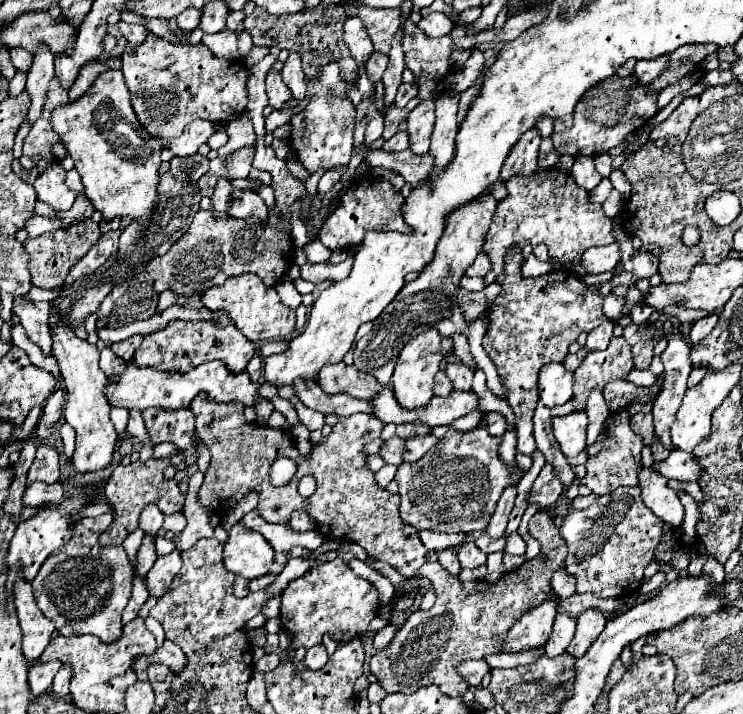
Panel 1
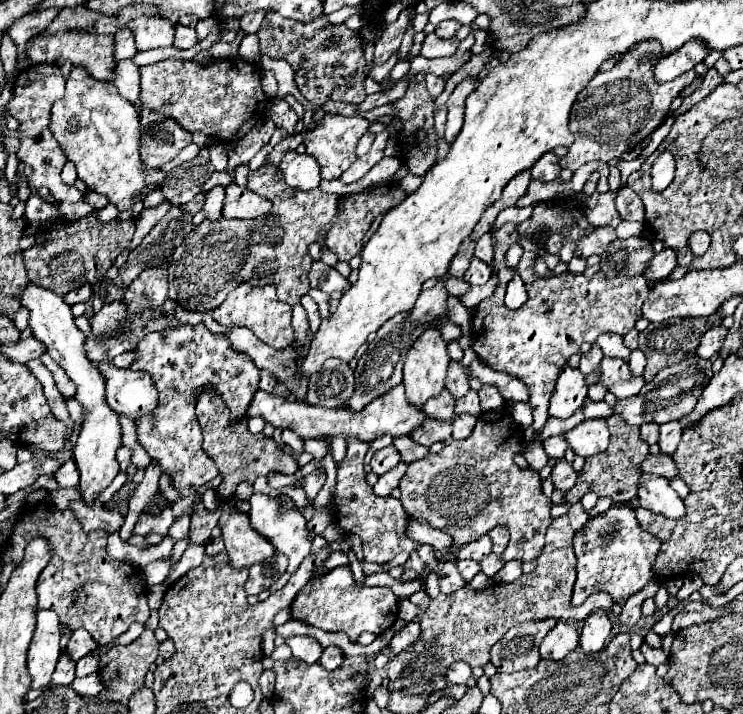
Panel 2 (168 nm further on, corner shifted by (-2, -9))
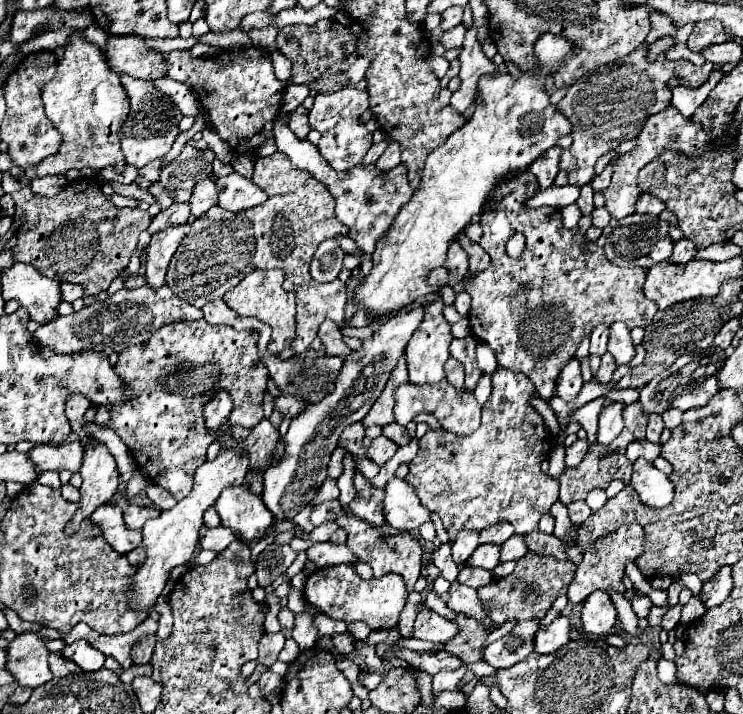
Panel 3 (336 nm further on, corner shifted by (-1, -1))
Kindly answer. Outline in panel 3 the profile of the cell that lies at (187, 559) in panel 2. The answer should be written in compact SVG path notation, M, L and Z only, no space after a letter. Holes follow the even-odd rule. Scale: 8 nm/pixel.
M225 527L207 529L205 537L199 539L199 549L213 549L213 551L221 553L235 539L237 539L237 535L231 529L225 529Z

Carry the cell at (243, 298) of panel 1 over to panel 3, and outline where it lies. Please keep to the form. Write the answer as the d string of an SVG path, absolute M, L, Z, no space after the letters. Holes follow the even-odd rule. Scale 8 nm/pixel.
M279 269L251 271L243 283L239 283L235 289L231 289L231 293L227 293L227 297L223 297L225 303L241 317L255 317L273 329L271 341L267 345L269 353L273 355L279 355L295 339L295 293L283 289L283 279L283 271Z

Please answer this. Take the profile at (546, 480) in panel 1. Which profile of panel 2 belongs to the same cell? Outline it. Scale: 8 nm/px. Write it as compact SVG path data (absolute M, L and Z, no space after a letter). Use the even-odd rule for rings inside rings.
M560 459L560 461L556 463L554 471L552 471L554 487L556 487L556 489L560 489L562 493L564 493L564 491L568 491L568 489L572 489L572 485L576 483L576 477L578 477L578 473L574 471L572 463L568 463L566 459Z

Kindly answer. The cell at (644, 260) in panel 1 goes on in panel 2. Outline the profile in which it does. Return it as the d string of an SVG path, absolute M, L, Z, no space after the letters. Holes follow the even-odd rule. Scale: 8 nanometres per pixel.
M666 247L662 253L658 253L654 259L652 259L652 265L644 271L644 277L652 279L652 281L658 281L658 279L666 279L666 275L670 275L674 269L676 269L676 251Z

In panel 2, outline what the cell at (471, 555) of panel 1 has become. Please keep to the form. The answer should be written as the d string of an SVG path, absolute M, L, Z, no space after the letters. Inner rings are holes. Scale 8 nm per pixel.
M490 553L480 565L482 565L482 573L486 573L488 577L494 577L502 567L504 567L504 559L502 559L502 555L494 555L494 553Z

